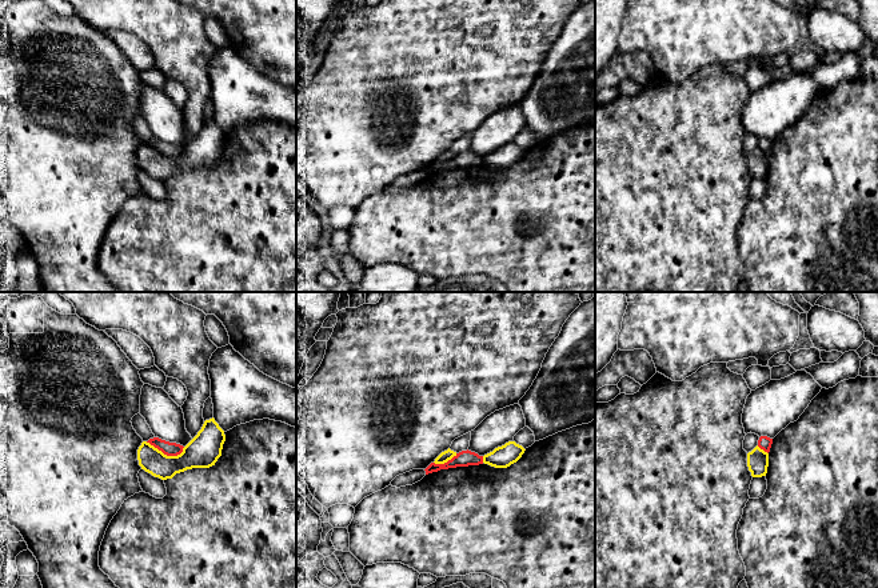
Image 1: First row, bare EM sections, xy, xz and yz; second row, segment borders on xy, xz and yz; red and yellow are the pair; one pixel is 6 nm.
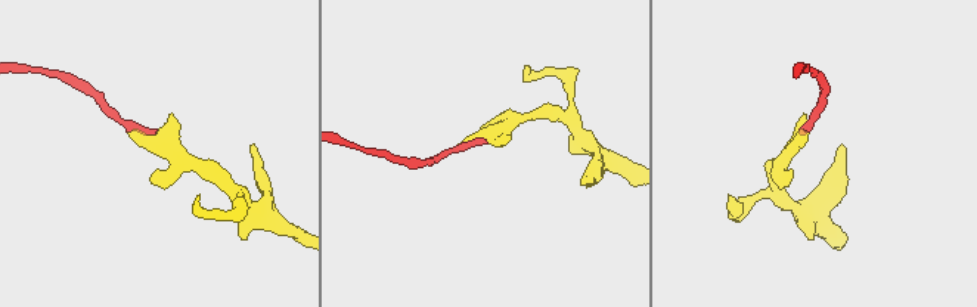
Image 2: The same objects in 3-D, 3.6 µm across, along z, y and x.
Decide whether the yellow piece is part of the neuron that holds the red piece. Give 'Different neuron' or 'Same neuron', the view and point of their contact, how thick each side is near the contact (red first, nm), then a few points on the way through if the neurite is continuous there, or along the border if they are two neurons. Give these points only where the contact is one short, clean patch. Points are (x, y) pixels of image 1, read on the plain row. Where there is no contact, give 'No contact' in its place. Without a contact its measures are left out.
Different neuron. Touches red at xy (166, 155). Thickness 80 nm (red) against 200 nm. Boundary: xy (146, 143), (167, 156), (178, 156), (184, 148)

